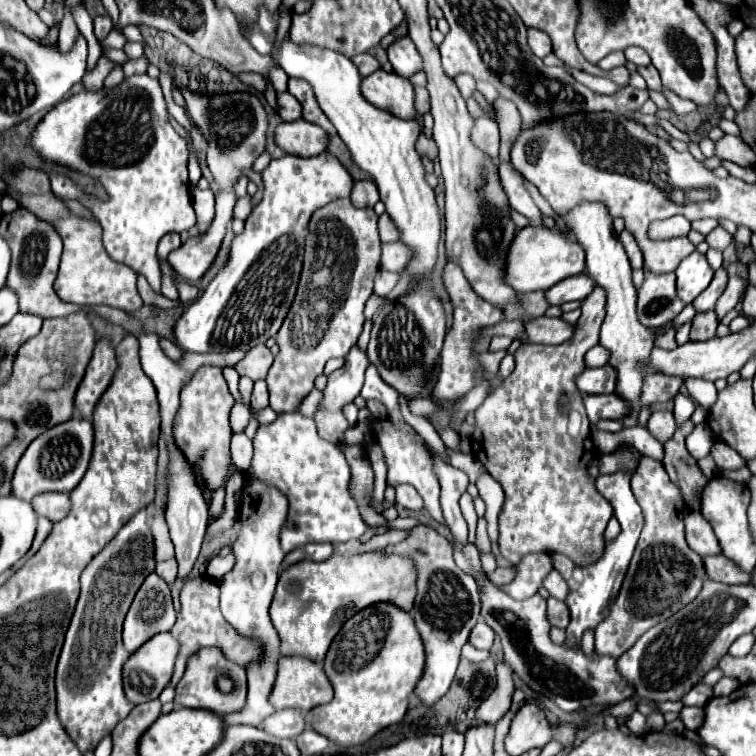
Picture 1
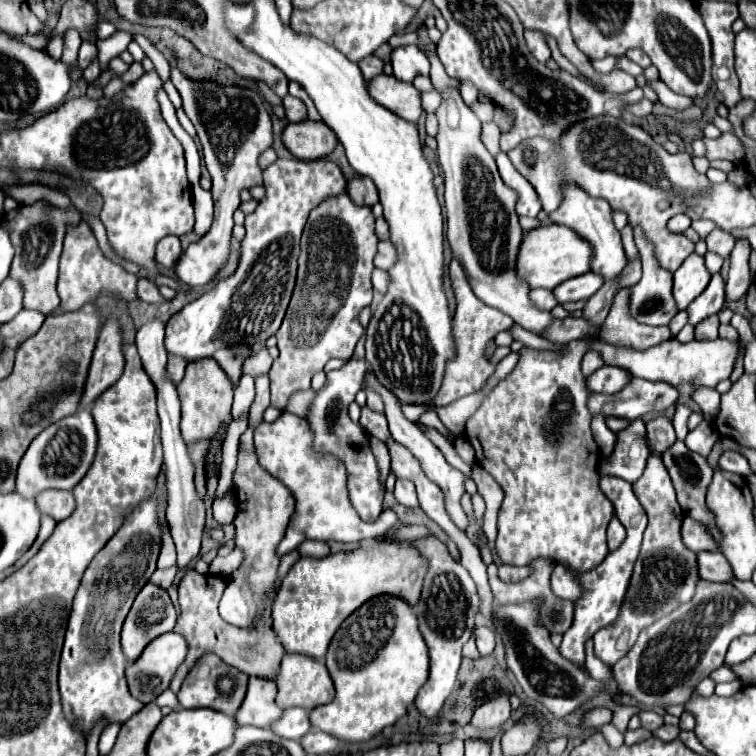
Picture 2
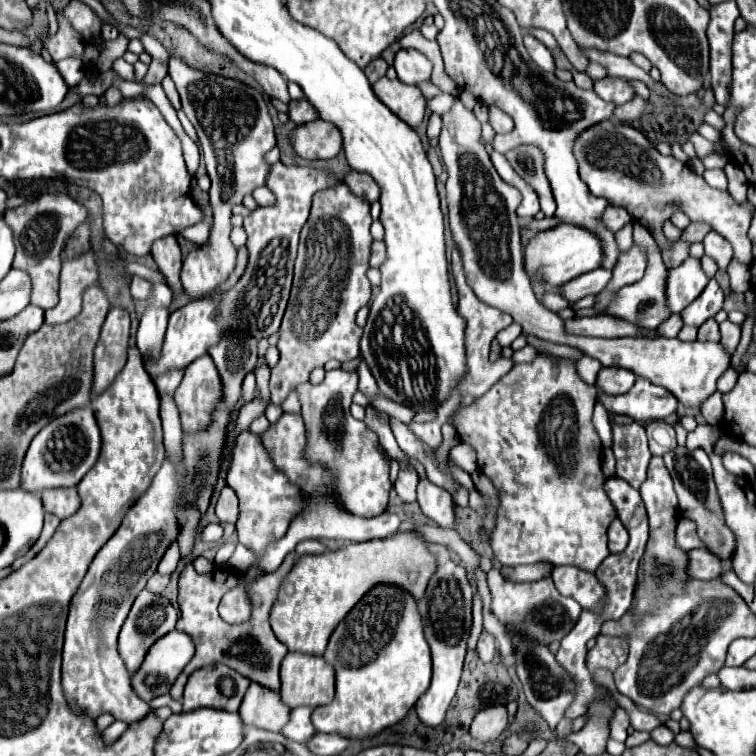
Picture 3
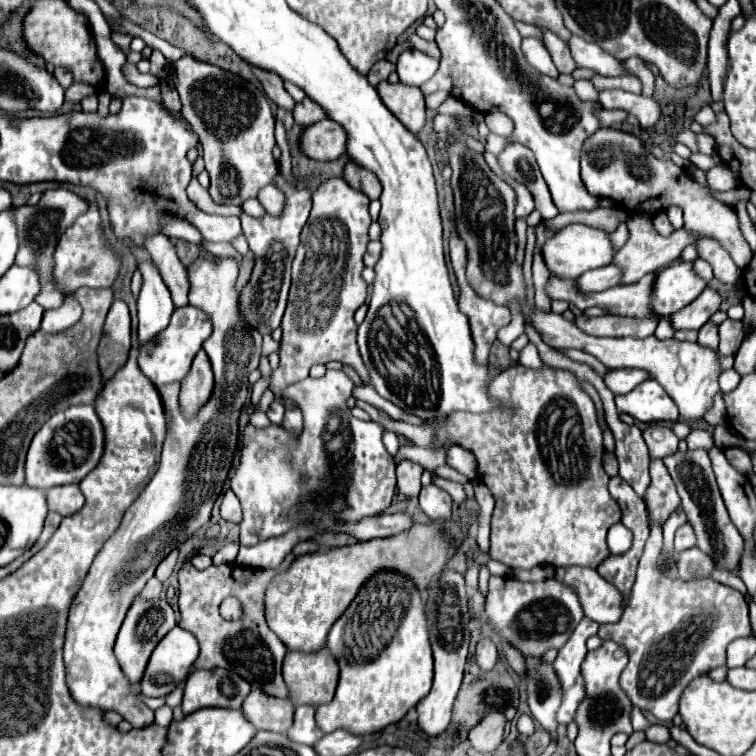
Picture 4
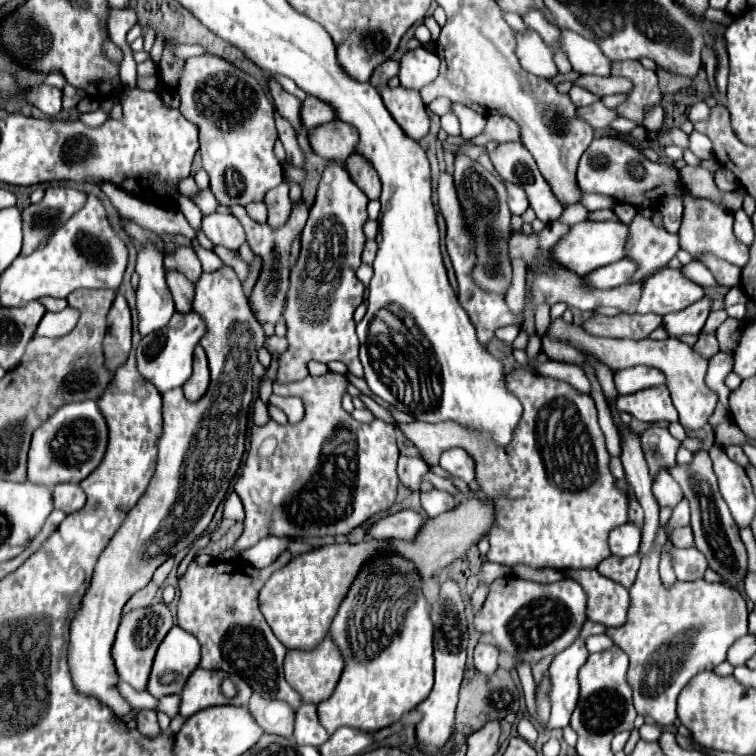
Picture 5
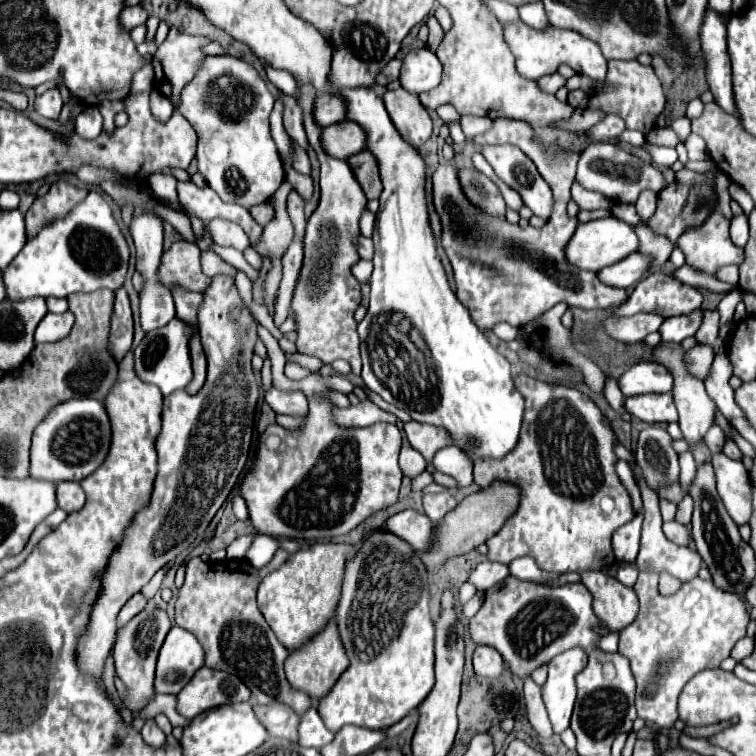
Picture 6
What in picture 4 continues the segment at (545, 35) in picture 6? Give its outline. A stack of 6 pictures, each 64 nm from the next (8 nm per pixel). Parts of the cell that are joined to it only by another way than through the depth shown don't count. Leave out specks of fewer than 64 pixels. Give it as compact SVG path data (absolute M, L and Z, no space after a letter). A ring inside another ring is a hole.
M572 36L568 40L572 58L578 68L590 68L600 76L620 76L620 60L608 56L608 52L600 50L594 42L582 40L580 36ZM522 38L522 52L526 56L526 62L532 68L536 68L540 74L558 78L556 66L554 66L554 62L550 58L550 52L542 44L542 40L538 40L538 38Z

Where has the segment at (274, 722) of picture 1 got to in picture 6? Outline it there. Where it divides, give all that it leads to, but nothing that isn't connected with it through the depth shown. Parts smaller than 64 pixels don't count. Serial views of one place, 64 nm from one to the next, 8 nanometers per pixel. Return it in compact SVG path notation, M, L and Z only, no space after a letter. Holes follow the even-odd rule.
M312 706L300 720L300 742L298 744L304 748L318 748L320 750L328 742L332 742L332 738L334 738L334 732L330 732L324 726L316 706Z

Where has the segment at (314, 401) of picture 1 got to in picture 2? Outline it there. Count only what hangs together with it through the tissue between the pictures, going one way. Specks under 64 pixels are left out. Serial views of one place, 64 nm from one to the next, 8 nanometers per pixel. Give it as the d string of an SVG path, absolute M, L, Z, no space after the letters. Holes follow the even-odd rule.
M304 390L304 392L294 392L286 404L286 412L292 412L296 416L306 416L308 404L312 402L312 392L314 390Z

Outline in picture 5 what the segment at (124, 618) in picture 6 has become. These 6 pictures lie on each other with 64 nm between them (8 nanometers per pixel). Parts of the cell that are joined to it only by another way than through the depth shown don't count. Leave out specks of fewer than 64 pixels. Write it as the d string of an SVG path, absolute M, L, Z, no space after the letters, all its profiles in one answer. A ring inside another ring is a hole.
M150 582L146 588L142 588L140 592L136 592L136 594L126 602L126 606L124 606L124 614L122 614L122 616L126 616L128 612L132 612L134 608L150 606L150 604L152 604L152 600L154 600L154 596L156 596L156 592L158 592L158 586Z

